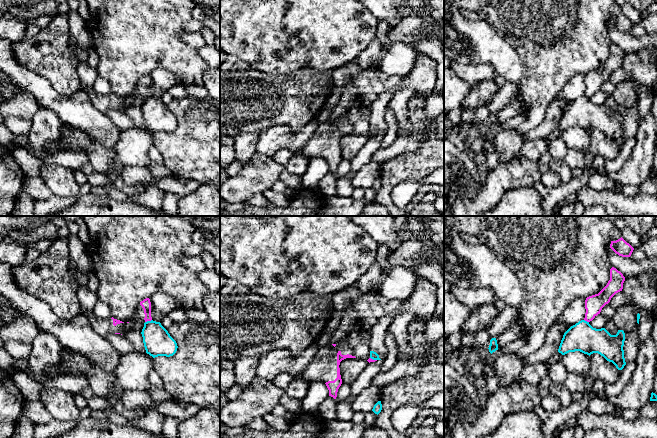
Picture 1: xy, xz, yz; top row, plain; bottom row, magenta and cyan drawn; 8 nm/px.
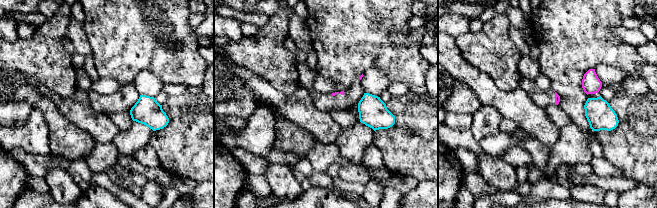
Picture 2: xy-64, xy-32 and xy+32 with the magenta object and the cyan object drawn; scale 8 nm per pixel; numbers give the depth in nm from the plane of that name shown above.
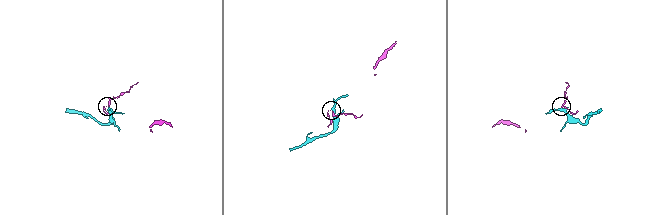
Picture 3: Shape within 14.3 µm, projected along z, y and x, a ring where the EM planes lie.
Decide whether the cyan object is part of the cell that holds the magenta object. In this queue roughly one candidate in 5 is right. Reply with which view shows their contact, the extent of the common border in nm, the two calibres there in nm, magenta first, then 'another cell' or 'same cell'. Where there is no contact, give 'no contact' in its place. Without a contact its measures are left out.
contact in xy; length 60 nm; calibres 80 and 220 nm; another cell

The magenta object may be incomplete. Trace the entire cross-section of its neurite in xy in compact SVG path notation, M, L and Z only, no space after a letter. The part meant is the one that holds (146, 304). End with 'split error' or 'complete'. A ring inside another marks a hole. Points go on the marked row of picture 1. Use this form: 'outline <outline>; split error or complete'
outline M149 298L144 299L140 302L140 305L137 307L136 316L134 323L144 324L147 321L151 321L151 302Z; split error

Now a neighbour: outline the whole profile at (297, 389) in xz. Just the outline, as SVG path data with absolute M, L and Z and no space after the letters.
M302 376L294 377L290 384L285 388L286 394L293 398L302 401L309 389L310 382Z

